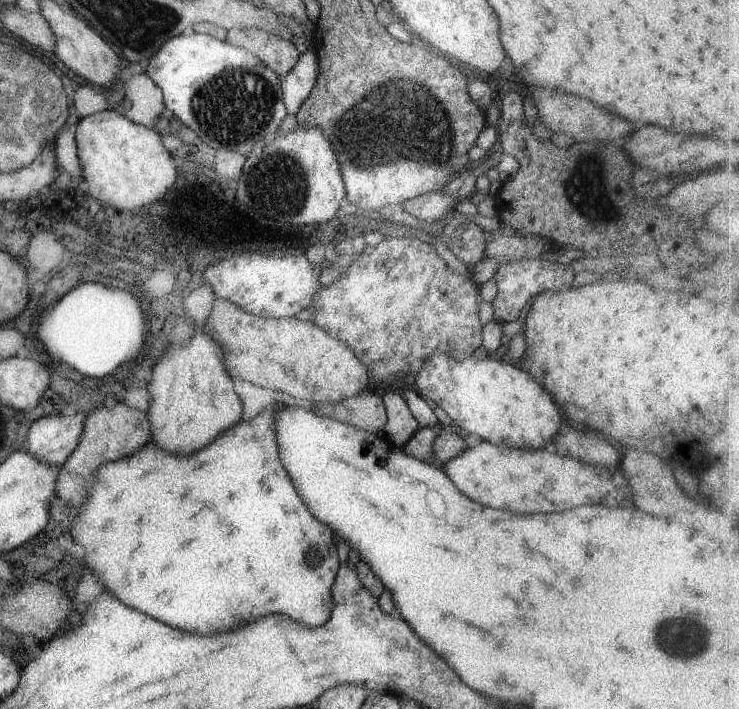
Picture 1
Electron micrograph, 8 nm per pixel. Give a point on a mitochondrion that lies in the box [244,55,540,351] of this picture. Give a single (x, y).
(425, 117)

